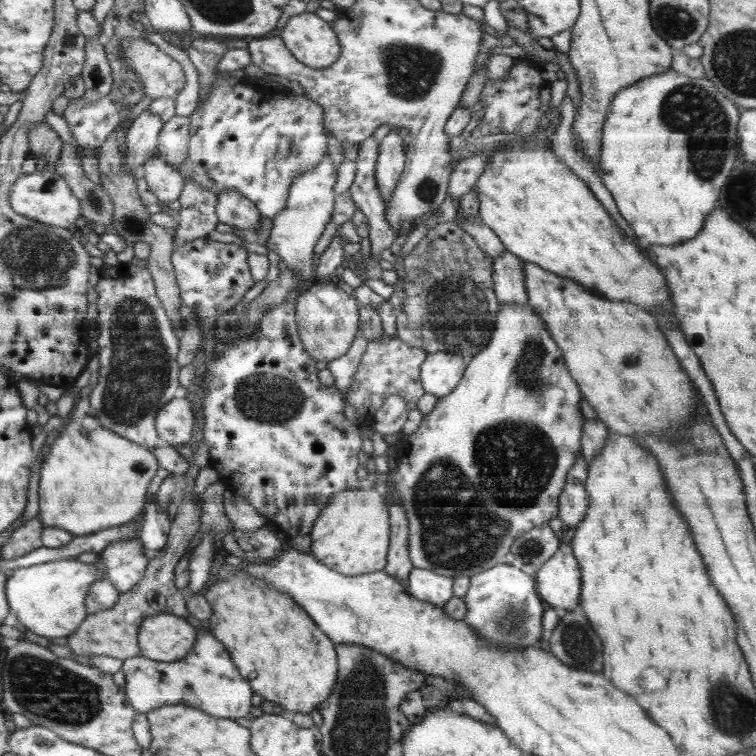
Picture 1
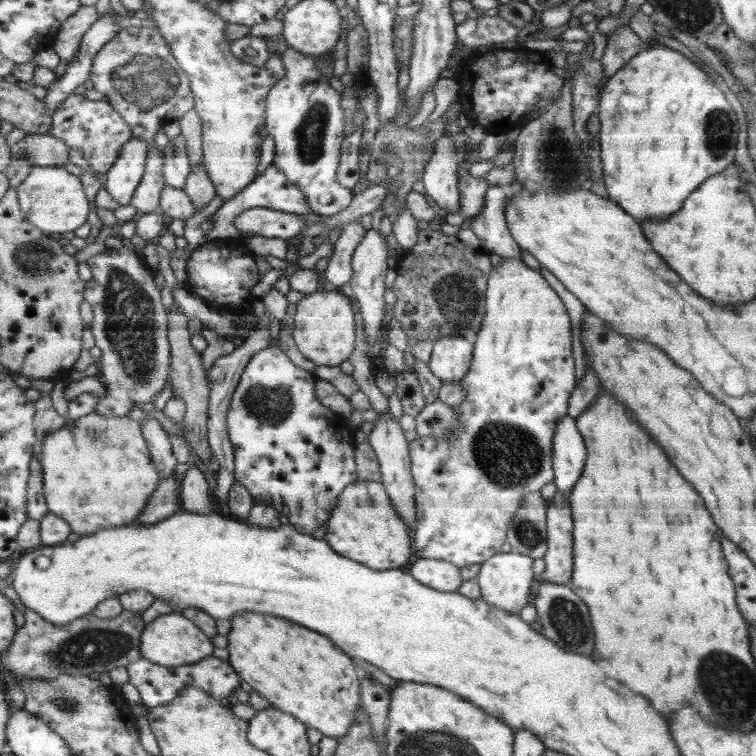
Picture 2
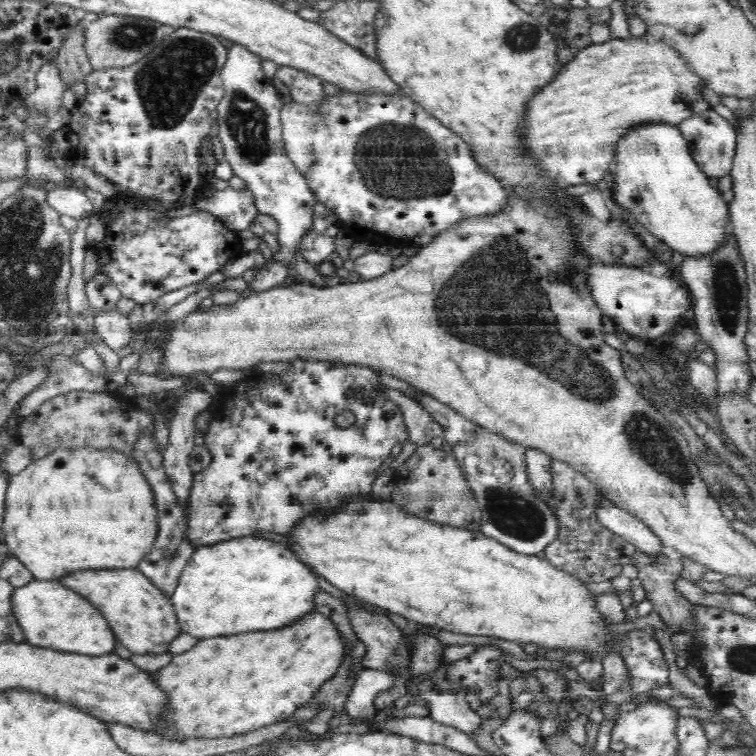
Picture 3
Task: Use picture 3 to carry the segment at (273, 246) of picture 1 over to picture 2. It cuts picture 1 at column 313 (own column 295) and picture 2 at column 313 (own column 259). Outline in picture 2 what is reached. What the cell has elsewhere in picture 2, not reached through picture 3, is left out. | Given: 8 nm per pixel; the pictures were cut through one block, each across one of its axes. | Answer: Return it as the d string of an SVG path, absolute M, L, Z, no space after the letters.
M288 48L284 53L282 53L282 62L284 62L284 68L286 68L286 75L282 79L278 80L274 84L270 93L266 96L266 130L268 130L270 136L274 139L274 158L271 164L274 164L280 172L285 174L285 178L296 186L304 195L307 196L307 201L311 210L313 210L314 215L322 217L330 217L336 215L336 212L340 210L345 210L349 205L351 205L350 200L352 200L352 194L350 190L342 188L338 182L336 182L336 168L338 168L338 160L340 160L340 146L342 146L342 140L344 140L344 114L342 114L342 106L340 106L340 94L328 84L326 76L318 70L318 64L326 62L330 58L331 54L318 55L305 55L302 51L298 51L293 48Z

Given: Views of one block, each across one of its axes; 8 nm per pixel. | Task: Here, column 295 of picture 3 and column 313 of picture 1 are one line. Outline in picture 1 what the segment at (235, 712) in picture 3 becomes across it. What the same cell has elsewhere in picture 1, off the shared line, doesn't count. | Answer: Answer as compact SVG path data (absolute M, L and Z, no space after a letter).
M224 568L218 573L218 583L204 589L202 596L214 610L212 618L208 618L209 632L226 646L226 650L230 650L230 658L234 658L241 678L246 678L245 682L254 686L256 695L281 706L287 715L316 712L330 698L338 677L335 644L329 635L324 636L325 631L318 628L292 598L274 592L264 580L258 580L244 570L234 578L226 578Z

